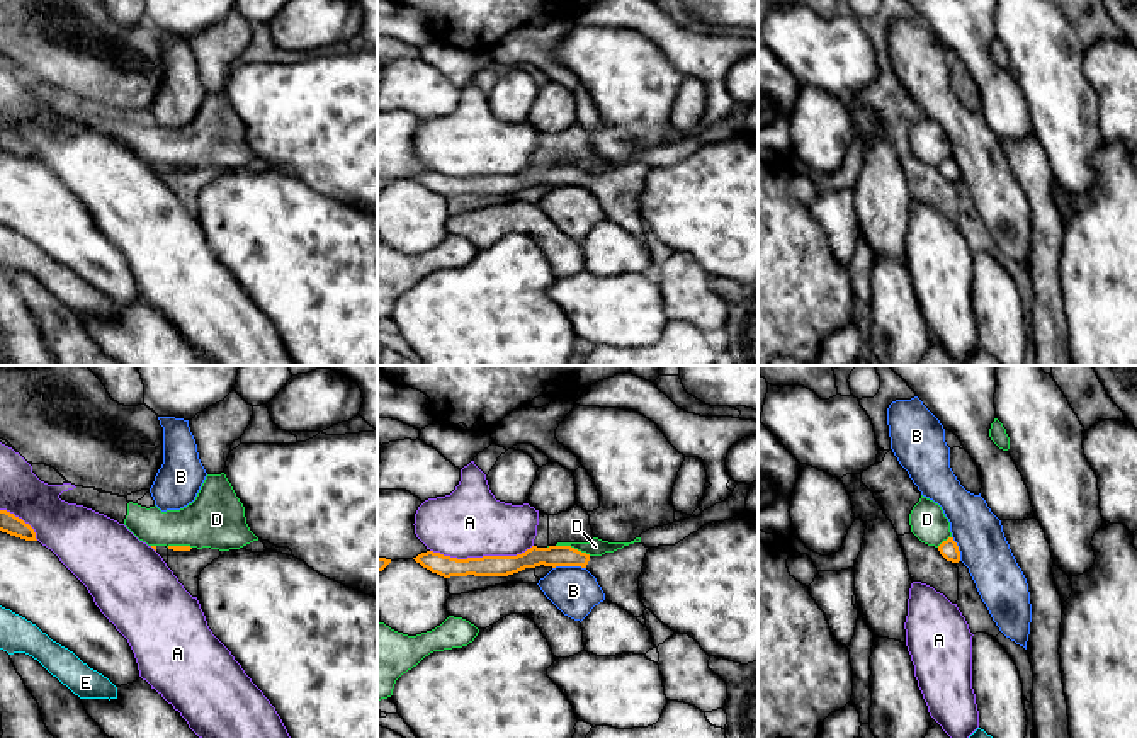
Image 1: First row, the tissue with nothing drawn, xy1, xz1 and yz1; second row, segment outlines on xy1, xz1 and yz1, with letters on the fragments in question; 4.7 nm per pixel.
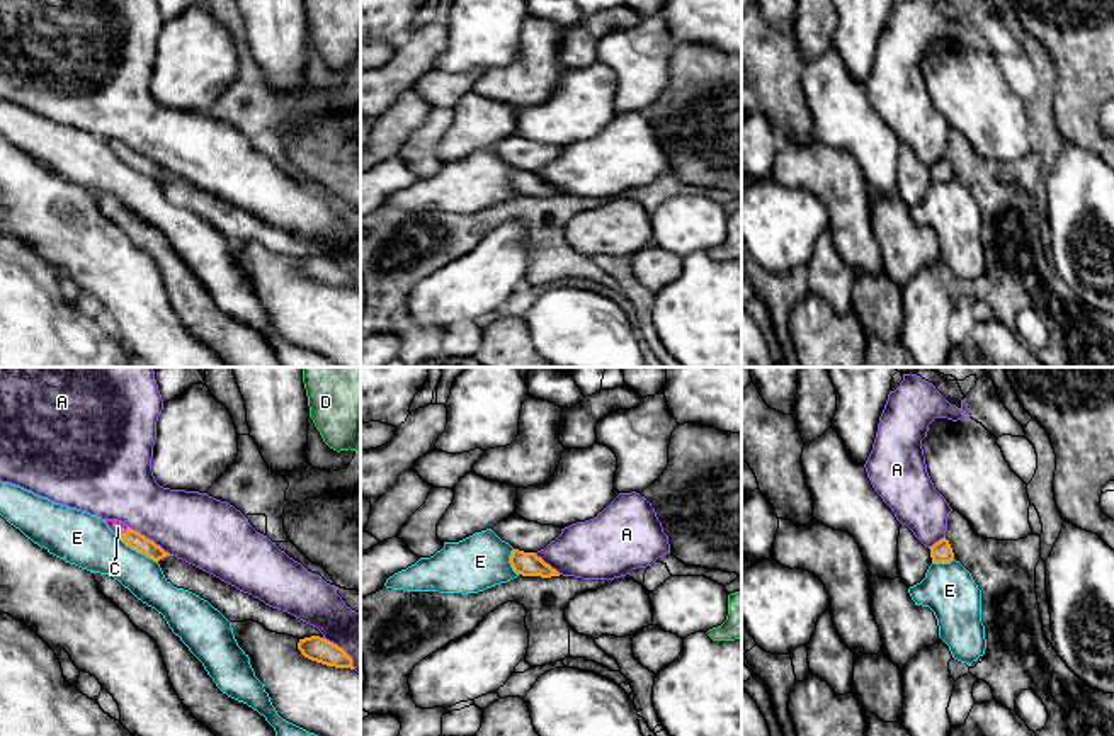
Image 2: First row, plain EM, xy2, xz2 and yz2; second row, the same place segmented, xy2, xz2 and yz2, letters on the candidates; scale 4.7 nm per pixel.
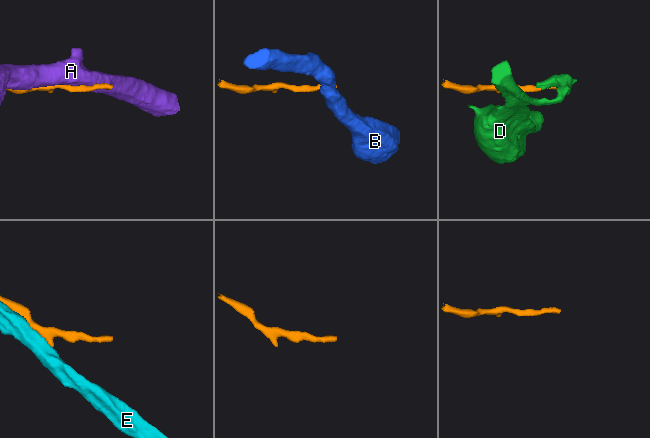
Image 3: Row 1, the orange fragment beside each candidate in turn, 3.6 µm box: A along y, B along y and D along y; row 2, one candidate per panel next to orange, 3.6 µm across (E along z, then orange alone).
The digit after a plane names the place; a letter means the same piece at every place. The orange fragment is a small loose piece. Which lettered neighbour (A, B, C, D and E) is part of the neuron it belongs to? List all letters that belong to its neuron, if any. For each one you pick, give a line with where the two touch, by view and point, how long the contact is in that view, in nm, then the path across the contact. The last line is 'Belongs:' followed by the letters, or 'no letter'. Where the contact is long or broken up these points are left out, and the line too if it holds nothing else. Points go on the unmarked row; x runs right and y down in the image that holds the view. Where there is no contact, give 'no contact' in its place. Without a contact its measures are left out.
C: xy2 (123, 152) | 70 nm | across xy2 (130, 157), (123, 152), (118, 147)
Belongs: C

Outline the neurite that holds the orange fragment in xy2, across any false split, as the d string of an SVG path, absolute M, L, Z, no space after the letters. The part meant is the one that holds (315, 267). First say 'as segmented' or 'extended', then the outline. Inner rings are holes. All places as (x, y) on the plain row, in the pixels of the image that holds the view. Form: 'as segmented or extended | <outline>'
as segmented | M320 255L299 258L298 269L304 277L311 280L316 280L327 286L354 289L352 277L342 267L338 267L337 263Z

